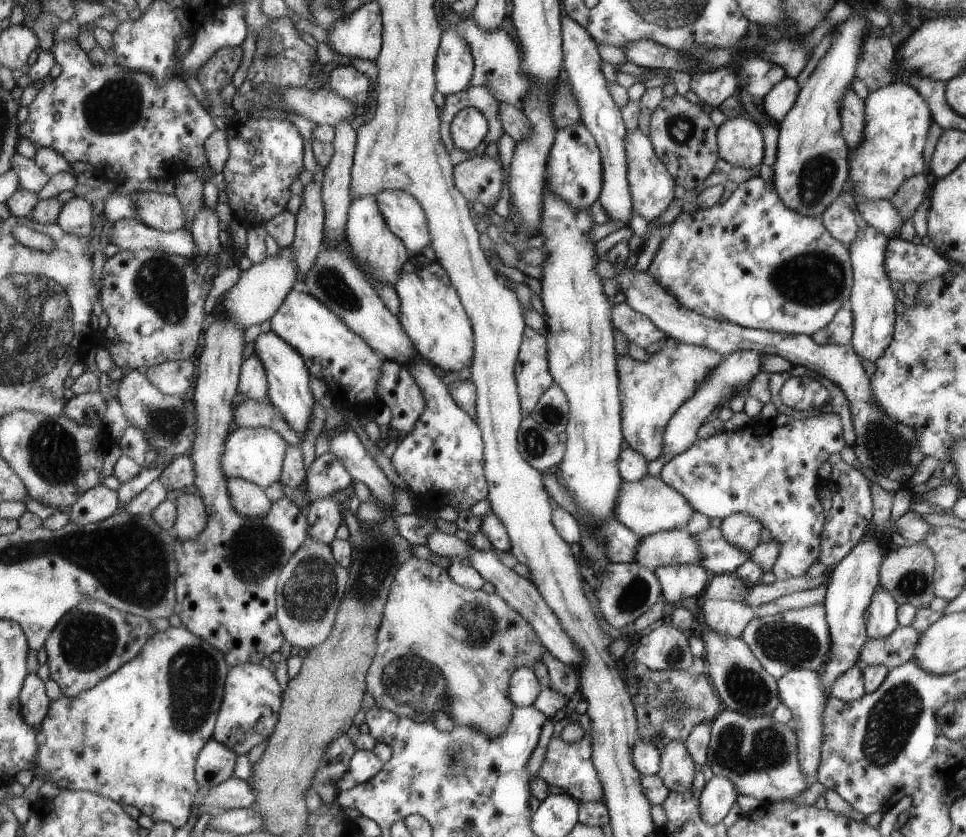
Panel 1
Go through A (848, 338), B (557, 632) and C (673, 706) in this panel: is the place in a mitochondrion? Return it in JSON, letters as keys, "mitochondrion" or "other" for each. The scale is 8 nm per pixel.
{"A":"other","B":"other","C":"mitochondrion"}

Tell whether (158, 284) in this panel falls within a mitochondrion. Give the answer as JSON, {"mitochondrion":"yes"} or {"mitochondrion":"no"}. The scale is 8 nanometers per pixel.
{"mitochondrion":"yes"}

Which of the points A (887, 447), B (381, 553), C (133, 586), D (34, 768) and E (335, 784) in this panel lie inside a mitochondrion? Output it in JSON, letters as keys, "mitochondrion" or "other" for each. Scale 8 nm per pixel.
{"A":"mitochondrion","B":"mitochondrion","C":"mitochondrion","D":"other","E":"other"}

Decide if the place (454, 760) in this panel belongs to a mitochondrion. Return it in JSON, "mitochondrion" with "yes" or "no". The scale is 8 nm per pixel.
{"mitochondrion":"yes"}

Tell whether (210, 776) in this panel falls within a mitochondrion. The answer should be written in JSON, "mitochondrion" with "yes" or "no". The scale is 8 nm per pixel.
{"mitochondrion":"no"}

